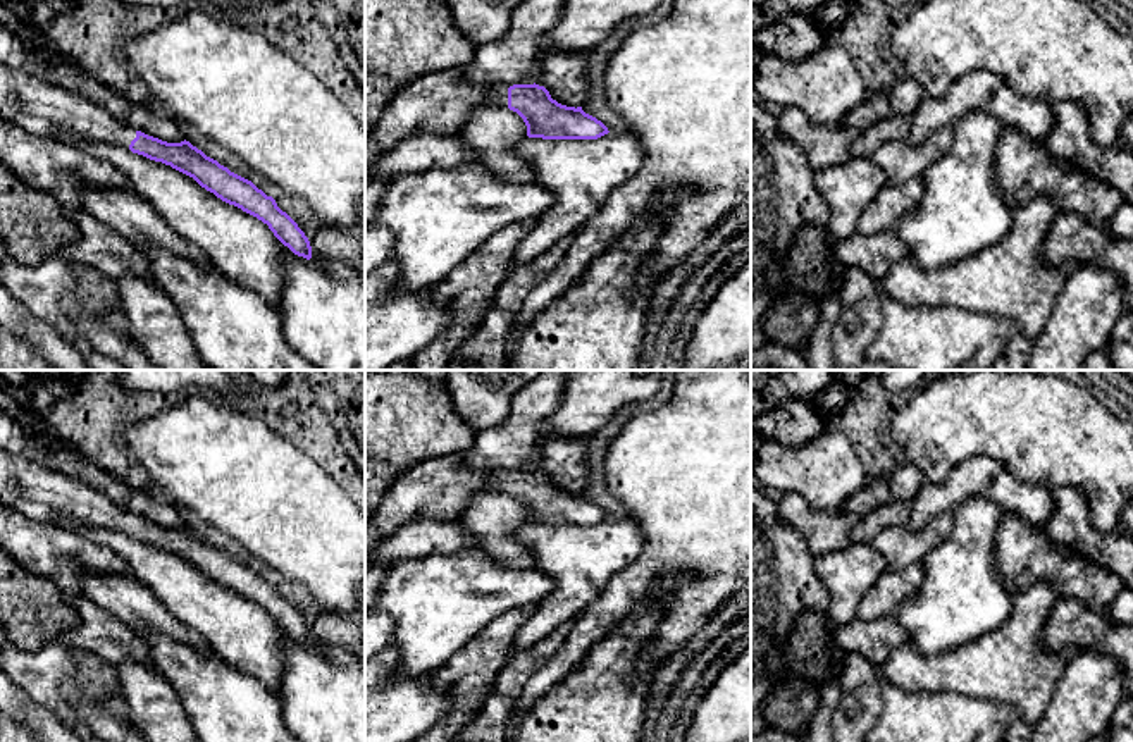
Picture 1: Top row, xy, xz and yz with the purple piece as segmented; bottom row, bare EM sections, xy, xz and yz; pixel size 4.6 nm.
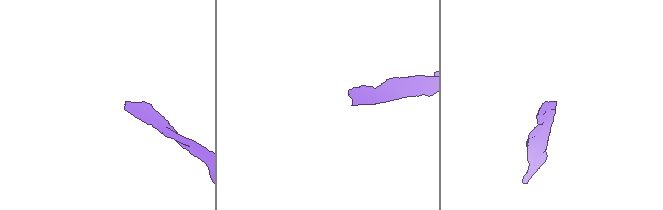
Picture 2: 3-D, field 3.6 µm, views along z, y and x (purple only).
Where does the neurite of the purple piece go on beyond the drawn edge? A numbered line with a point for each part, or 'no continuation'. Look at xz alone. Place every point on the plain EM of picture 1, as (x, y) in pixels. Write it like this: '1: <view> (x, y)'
1: xz (498, 484)

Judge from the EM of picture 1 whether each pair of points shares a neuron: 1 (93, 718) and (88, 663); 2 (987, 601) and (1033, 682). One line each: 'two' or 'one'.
1: one
2: two

